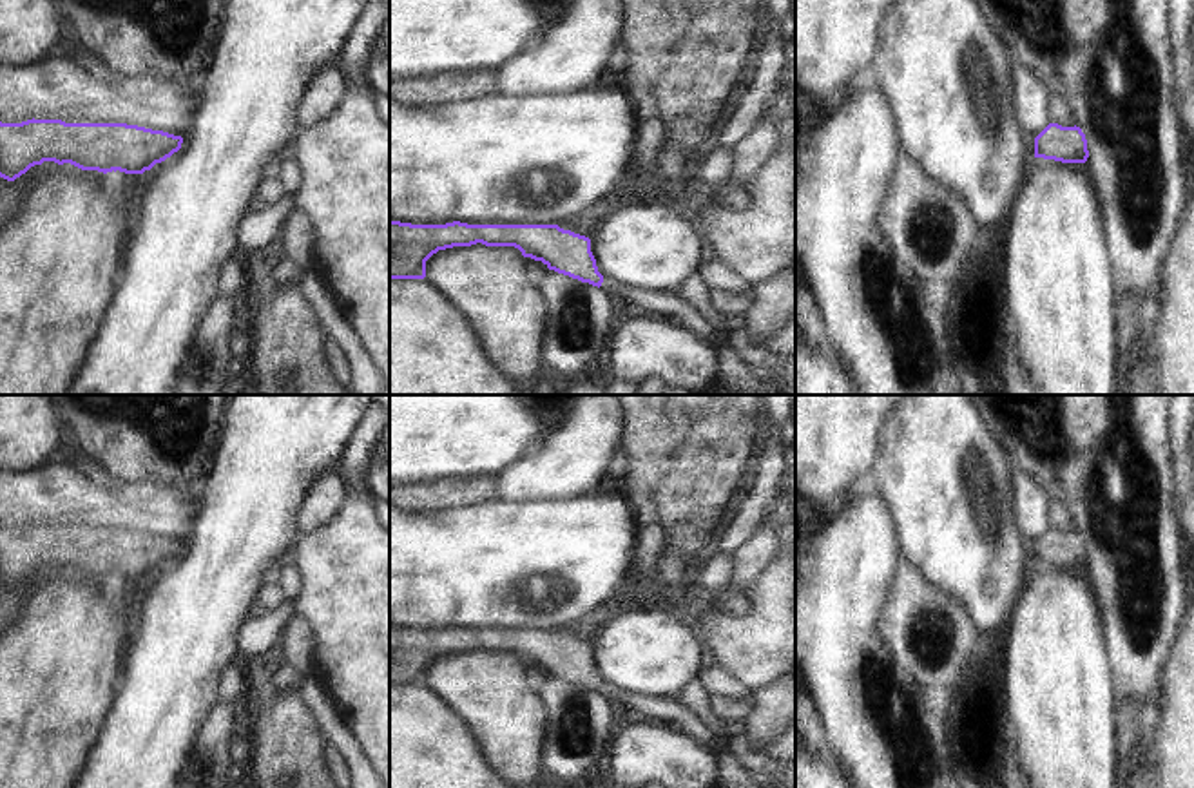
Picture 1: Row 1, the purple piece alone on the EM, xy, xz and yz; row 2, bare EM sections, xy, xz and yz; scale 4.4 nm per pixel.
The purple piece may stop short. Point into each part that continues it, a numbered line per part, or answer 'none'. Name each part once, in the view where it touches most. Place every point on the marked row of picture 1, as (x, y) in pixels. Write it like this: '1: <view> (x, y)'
none

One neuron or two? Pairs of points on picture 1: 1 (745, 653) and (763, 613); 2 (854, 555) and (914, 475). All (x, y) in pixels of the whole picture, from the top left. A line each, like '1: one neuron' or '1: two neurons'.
1: one neuron
2: two neurons

